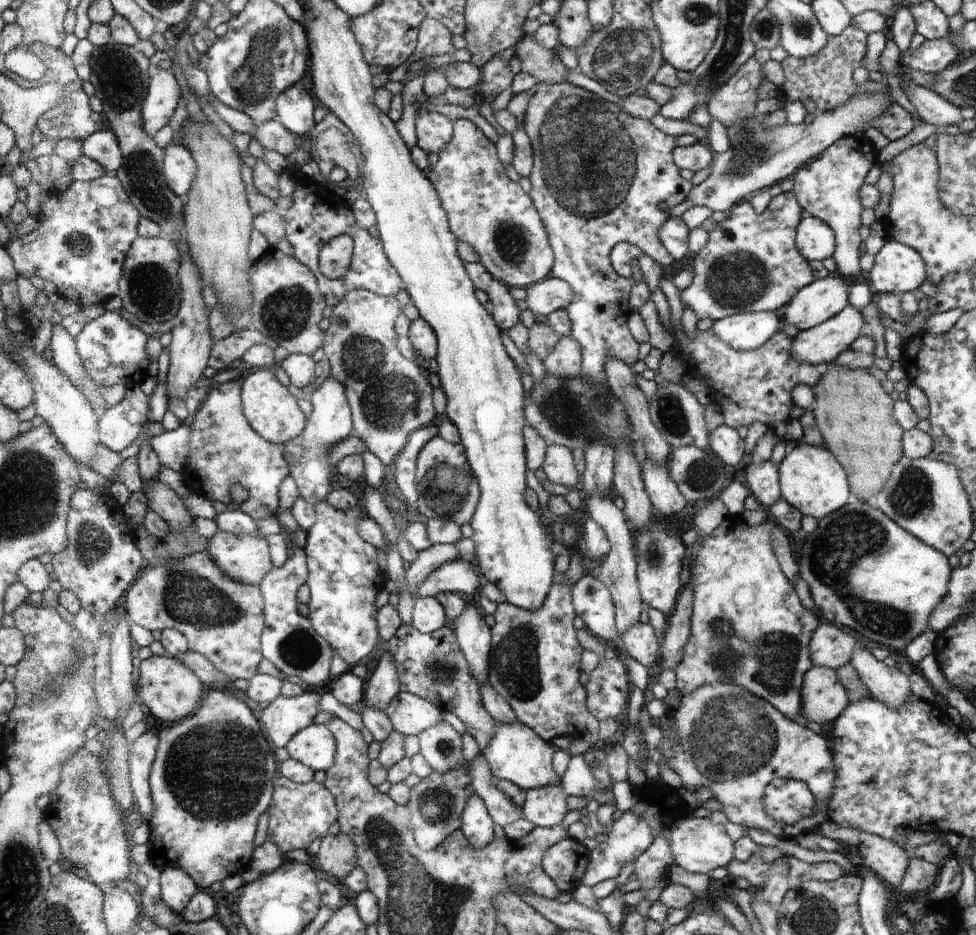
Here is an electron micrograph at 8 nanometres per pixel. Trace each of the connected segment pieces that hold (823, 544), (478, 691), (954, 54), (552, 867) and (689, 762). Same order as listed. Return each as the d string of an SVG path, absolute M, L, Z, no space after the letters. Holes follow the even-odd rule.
M852 496L852 500L848 500L847 504L841 507L839 511L821 519L817 528L818 530L816 530L814 534L810 533L810 536L806 536L806 552L804 552L802 562L800 562L799 575L806 581L806 584L808 584L812 599L814 599L814 603L816 603L815 608L825 621L833 623L834 625L840 625L842 628L854 632L857 637L863 637L872 642L890 646L890 648L895 649L896 653L904 652L908 644L912 643L912 640L915 640L918 636L923 635L925 631L930 629L930 614L936 610L938 604L940 604L944 596L946 596L948 584L952 577L953 568L949 565L948 557L942 552L939 552L938 549L923 544L918 537L912 536L906 529L902 529L898 524L895 524L886 514L870 505L868 501L862 501L859 497L854 498L854 496Z
M402 624L387 643L386 652L391 655L400 692L417 695L439 710L454 713L466 725L466 733L476 739L480 752L488 748L498 732L498 724L483 704L482 688L470 674L452 625L432 633L420 633L413 625Z
M925 39L919 48L902 51L900 62L912 71L934 75L944 71L959 57L960 53L948 39Z
M565 837L559 844L549 847L542 859L542 868L544 873L555 882L557 888L560 889L560 894L572 893L574 886L580 884L580 878L584 874L584 870L587 870L590 864L590 856L588 850L581 844L578 844L576 840L570 837Z
M715 683L701 687L698 691L692 692L689 696L682 696L682 702L677 710L666 713L669 718L674 718L674 725L678 733L678 740L672 744L663 731L664 738L658 747L656 756L666 762L682 779L686 789L696 793L700 786L710 788L714 799L718 800L724 807L722 812L729 819L729 822L738 826L747 826L765 830L780 839L796 838L798 832L814 832L819 823L829 819L827 810L829 801L835 791L835 783L838 779L838 772L835 762L832 762L832 752L826 746L826 740L806 725L792 721L784 717L774 705L767 701L753 696L747 689L733 683ZM773 779L800 780L808 784L809 792L819 802L819 810L810 820L804 820L804 824L795 823L794 826L775 822L767 814L763 801L766 799L766 791Z

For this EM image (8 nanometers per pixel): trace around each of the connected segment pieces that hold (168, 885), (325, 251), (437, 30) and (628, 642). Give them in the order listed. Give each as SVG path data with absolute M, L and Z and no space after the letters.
M166 868L161 876L163 900L176 913L183 915L193 897L201 890L196 880L182 868Z
M350 236L332 238L319 250L319 268L328 278L343 278L347 274L353 255L354 242Z
M427 17L419 29L417 44L412 56L414 58L428 58L454 52L451 44L452 34L447 27L438 20Z
M639 622L622 636L626 652L638 663L650 667L659 662L660 646L650 624Z

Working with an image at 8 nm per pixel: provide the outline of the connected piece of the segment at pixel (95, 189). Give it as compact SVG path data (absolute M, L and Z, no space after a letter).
M118 174L89 181L75 181L65 192L52 191L51 199L42 208L41 226L30 239L16 239L10 250L16 269L22 277L28 279L38 274L44 280L55 283L59 296L84 308L92 304L105 304L109 299L121 295L121 283L126 275L126 263L134 244L140 238L139 229L144 218L140 210L132 203Z

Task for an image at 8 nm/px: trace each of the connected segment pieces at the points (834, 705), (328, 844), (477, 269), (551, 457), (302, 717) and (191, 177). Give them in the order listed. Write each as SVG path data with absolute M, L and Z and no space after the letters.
M813 665L803 679L803 718L819 728L837 720L848 708L848 694L838 672Z
M347 834L325 837L314 863L324 875L346 878L358 866L356 845Z
M468 263L466 264L466 270L470 274L471 280L475 282L476 288L484 291L489 300L492 301L494 305L492 316L495 317L500 328L508 331L521 323L521 311L518 310L516 302L510 295L510 288L492 278L481 263Z
M553 445L547 448L546 457L542 464L546 479L554 484L575 489L579 486L580 477L577 474L573 455L568 448Z
M304 692L296 697L279 695L260 716L260 725L271 738L276 749L283 748L300 730L313 724L315 716L321 711L320 694Z
M184 142L172 143L166 150L163 172L166 174L167 182L176 194L187 200L196 180L199 179L199 163Z

